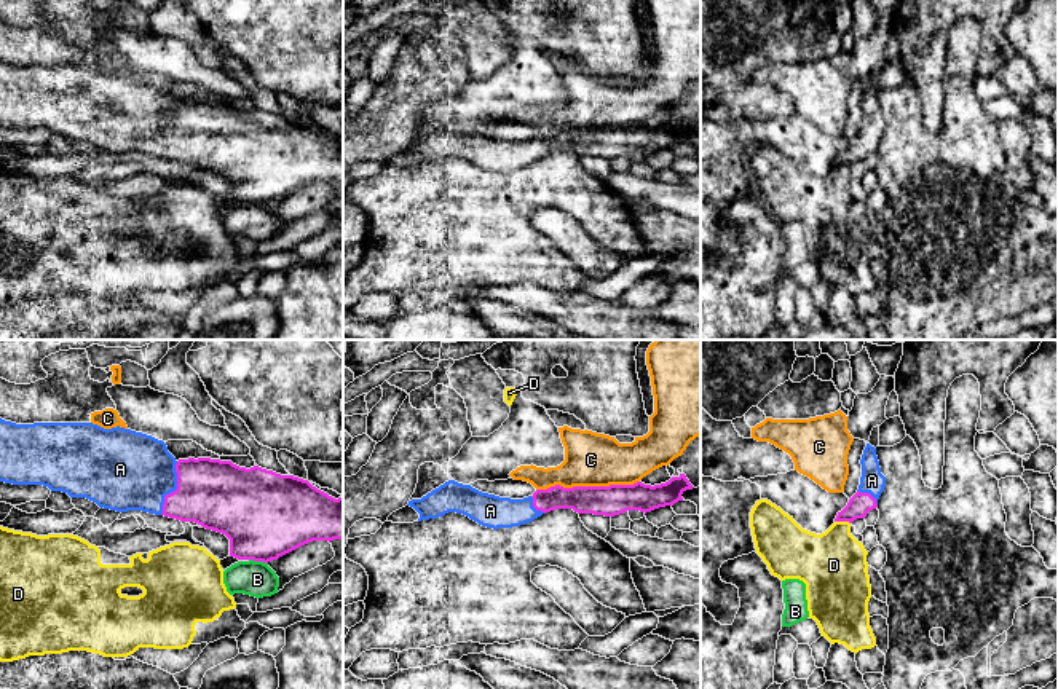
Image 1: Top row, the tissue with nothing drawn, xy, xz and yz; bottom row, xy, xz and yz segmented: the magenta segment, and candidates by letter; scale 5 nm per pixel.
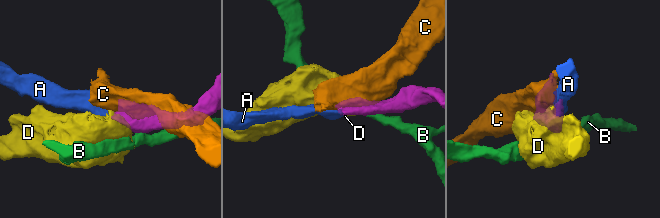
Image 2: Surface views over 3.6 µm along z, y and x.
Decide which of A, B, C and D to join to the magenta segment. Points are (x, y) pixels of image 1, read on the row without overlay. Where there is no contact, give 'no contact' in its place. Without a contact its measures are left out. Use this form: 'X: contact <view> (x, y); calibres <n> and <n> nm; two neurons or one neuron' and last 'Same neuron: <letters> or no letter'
A: contact xy (176, 133); calibres 360 and 400 nm; one neuron
B: contact xy (259, 203); calibres 440 and 180 nm; two neurons
C: contact xz (588, 129); calibres 150 and 280 nm; two neurons
D: contact yz (843, 163); calibres 110 and 340 nm; two neurons
Same neuron: A

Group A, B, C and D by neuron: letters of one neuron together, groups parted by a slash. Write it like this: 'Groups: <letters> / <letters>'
Groups: A / B / C / D

